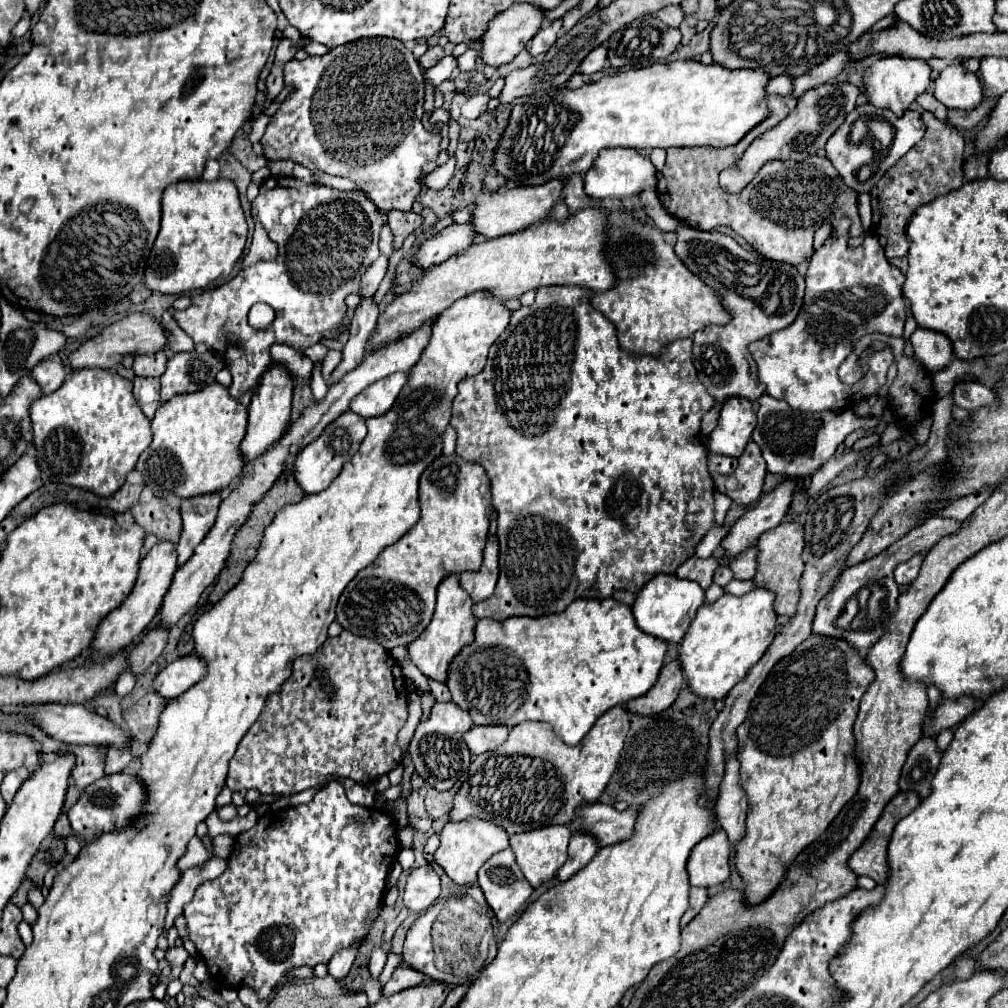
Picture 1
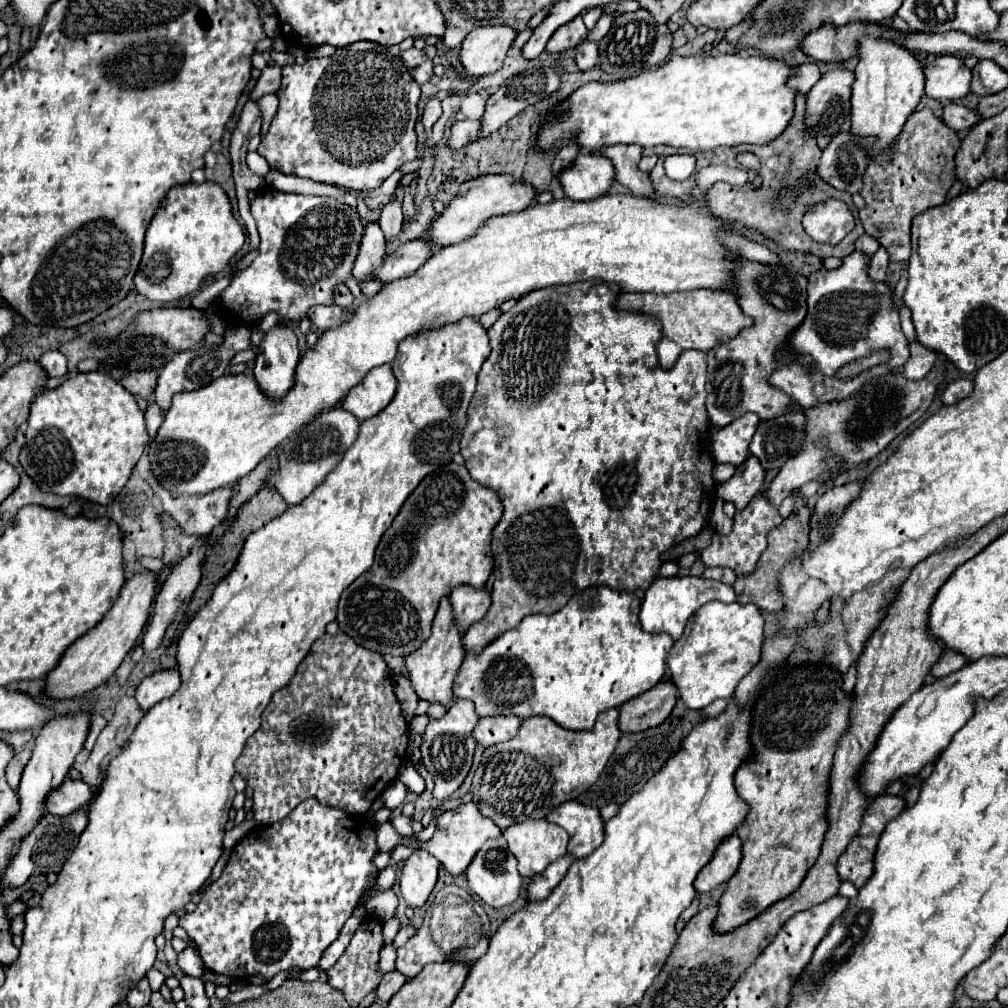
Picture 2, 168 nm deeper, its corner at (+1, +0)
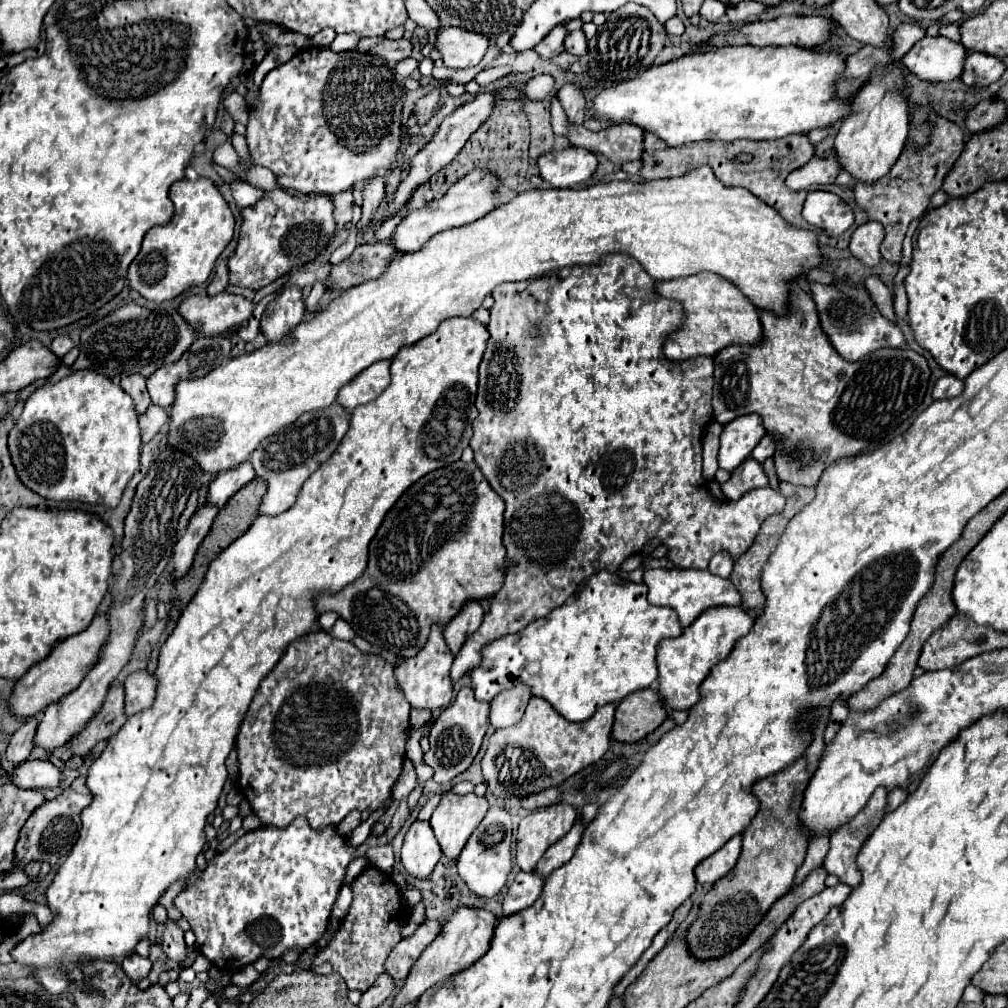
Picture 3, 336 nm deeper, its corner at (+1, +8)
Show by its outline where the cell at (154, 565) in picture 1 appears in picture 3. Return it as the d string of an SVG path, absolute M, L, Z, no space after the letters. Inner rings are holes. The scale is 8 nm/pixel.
M101 613L93 619L93 623L85 631L67 637L63 643L57 643L47 659L39 661L35 667L31 667L31 671L27 671L27 675L23 675L17 681L13 697L9 701L11 711L21 717L33 717L39 711L43 711L47 705L69 695L81 683L81 679L85 679L85 675L91 671L91 667L97 663L101 649L109 639L109 631L111 629L109 629L107 613Z

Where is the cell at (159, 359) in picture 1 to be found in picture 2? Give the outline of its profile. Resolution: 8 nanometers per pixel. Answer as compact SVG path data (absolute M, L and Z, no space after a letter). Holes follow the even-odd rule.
M135 371L131 375L125 375L121 379L121 385L131 393L139 395L143 399L151 399L155 385L157 385L157 373L155 371Z

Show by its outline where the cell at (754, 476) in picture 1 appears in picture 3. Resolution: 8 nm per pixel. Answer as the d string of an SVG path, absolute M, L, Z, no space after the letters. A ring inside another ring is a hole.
M747 457L735 471L731 471L731 479L727 483L721 485L723 493L727 499L739 499L743 493L757 489L757 487L765 487L769 481L761 469L761 465L753 459Z

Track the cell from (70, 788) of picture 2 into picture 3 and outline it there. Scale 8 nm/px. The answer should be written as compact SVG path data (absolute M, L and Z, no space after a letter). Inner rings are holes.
M29 759L5 775L3 783L9 781L23 789L59 789L63 773L49 759Z

